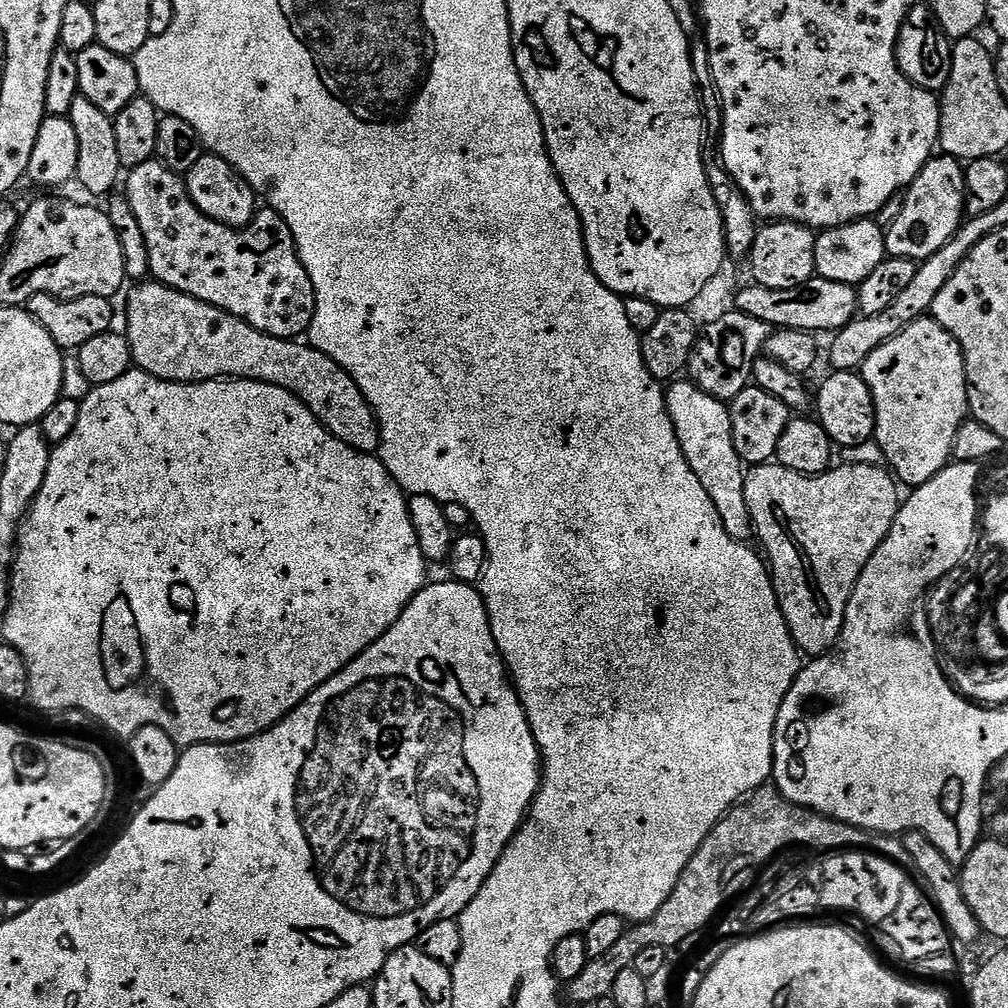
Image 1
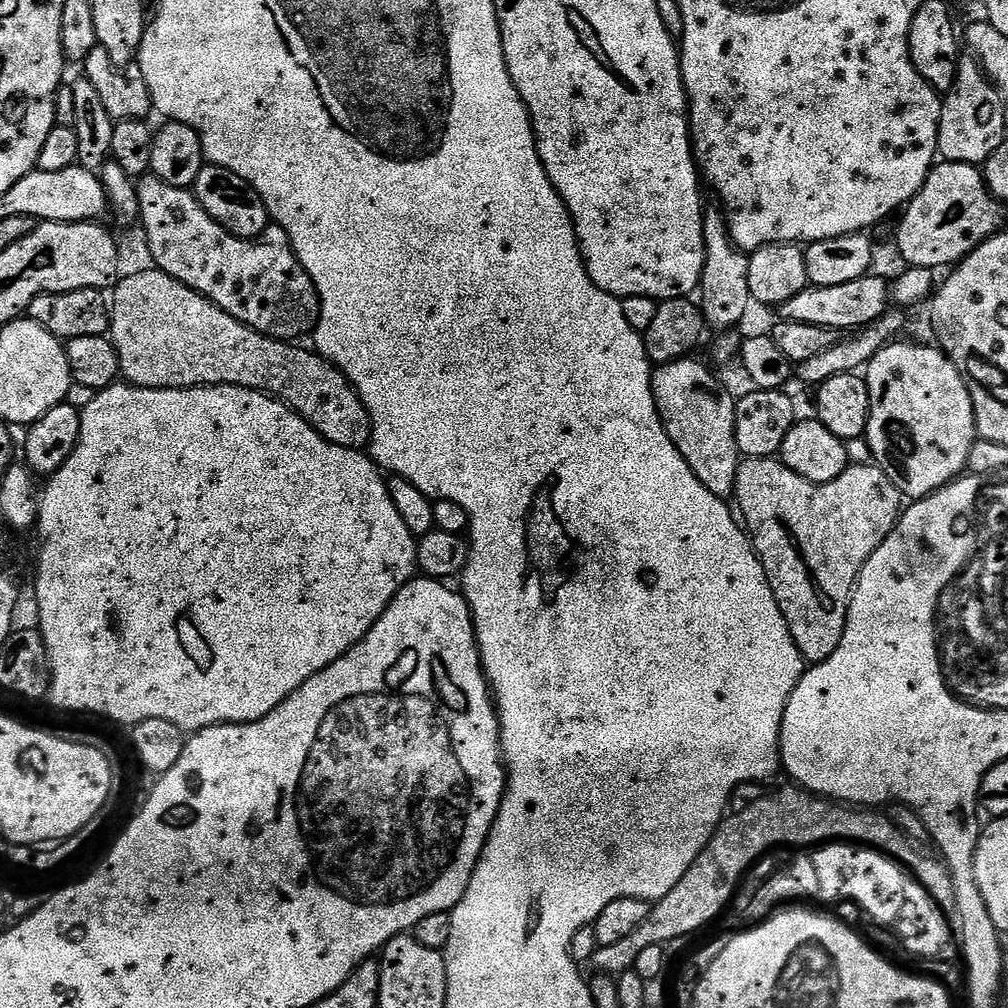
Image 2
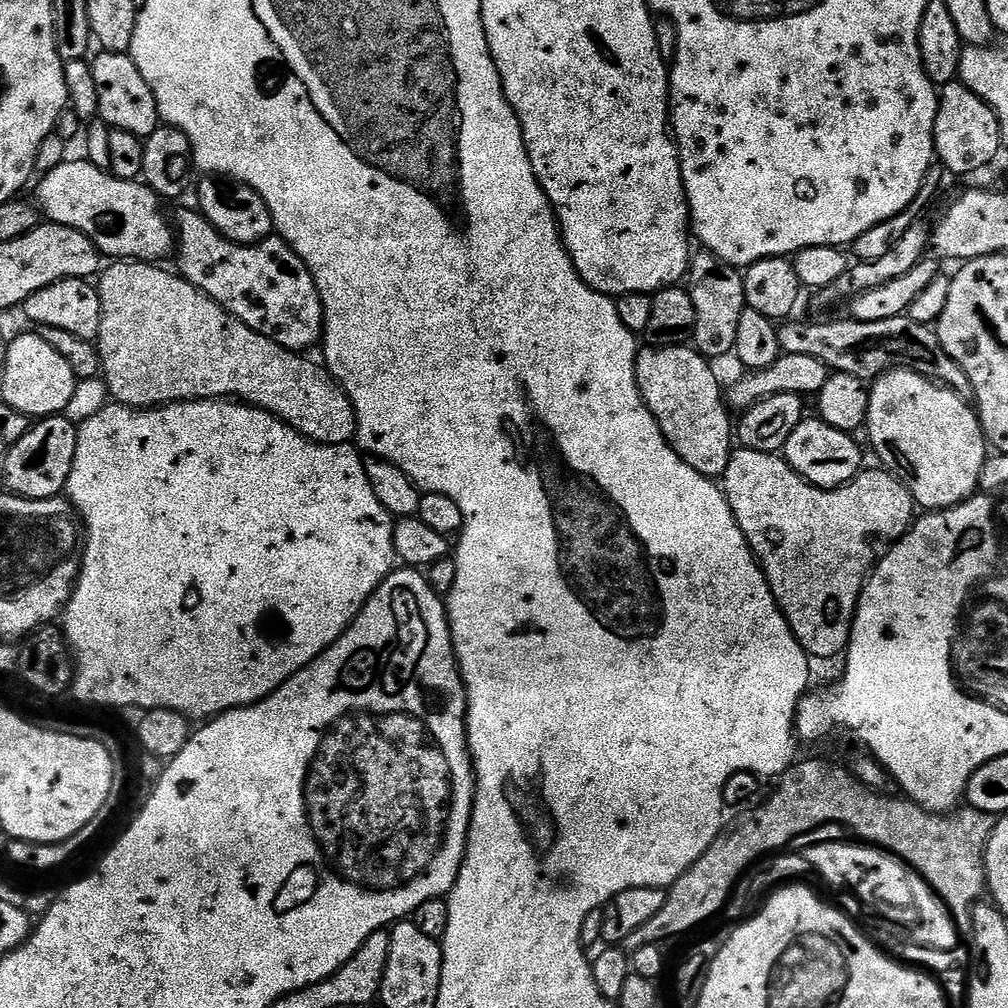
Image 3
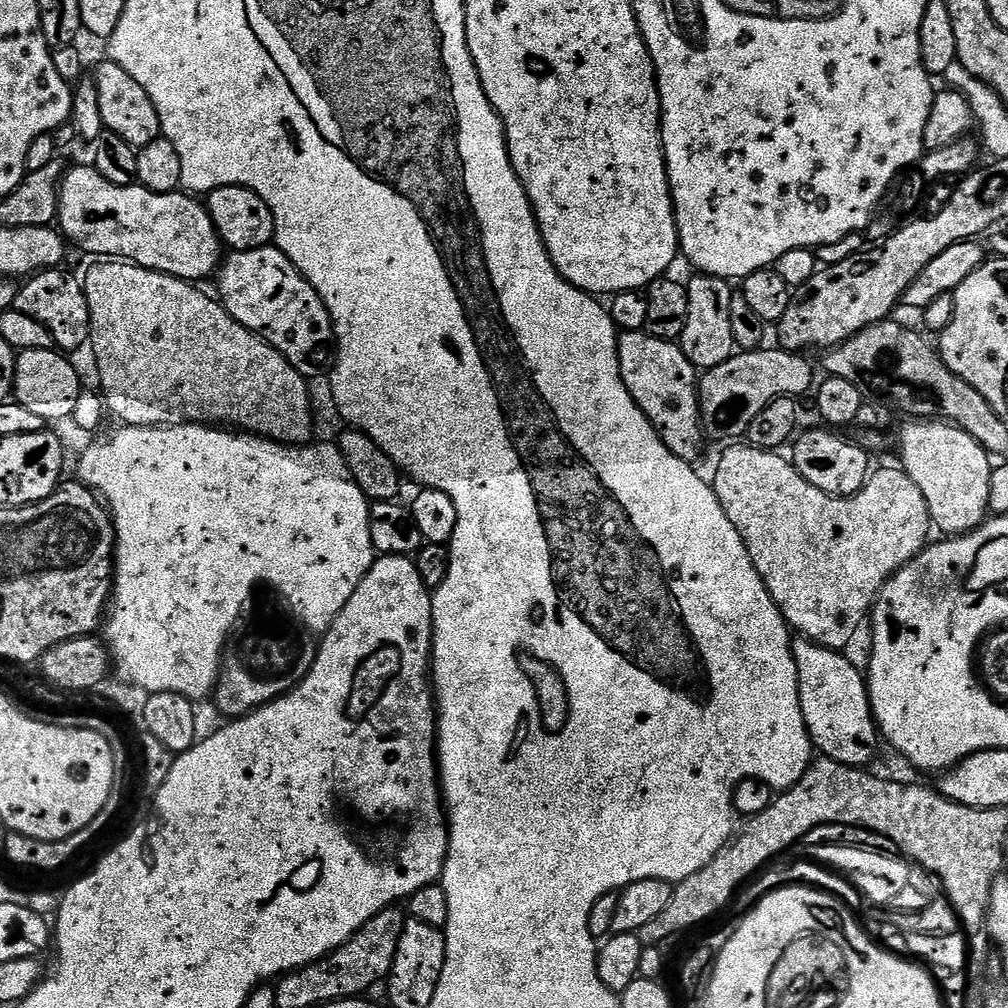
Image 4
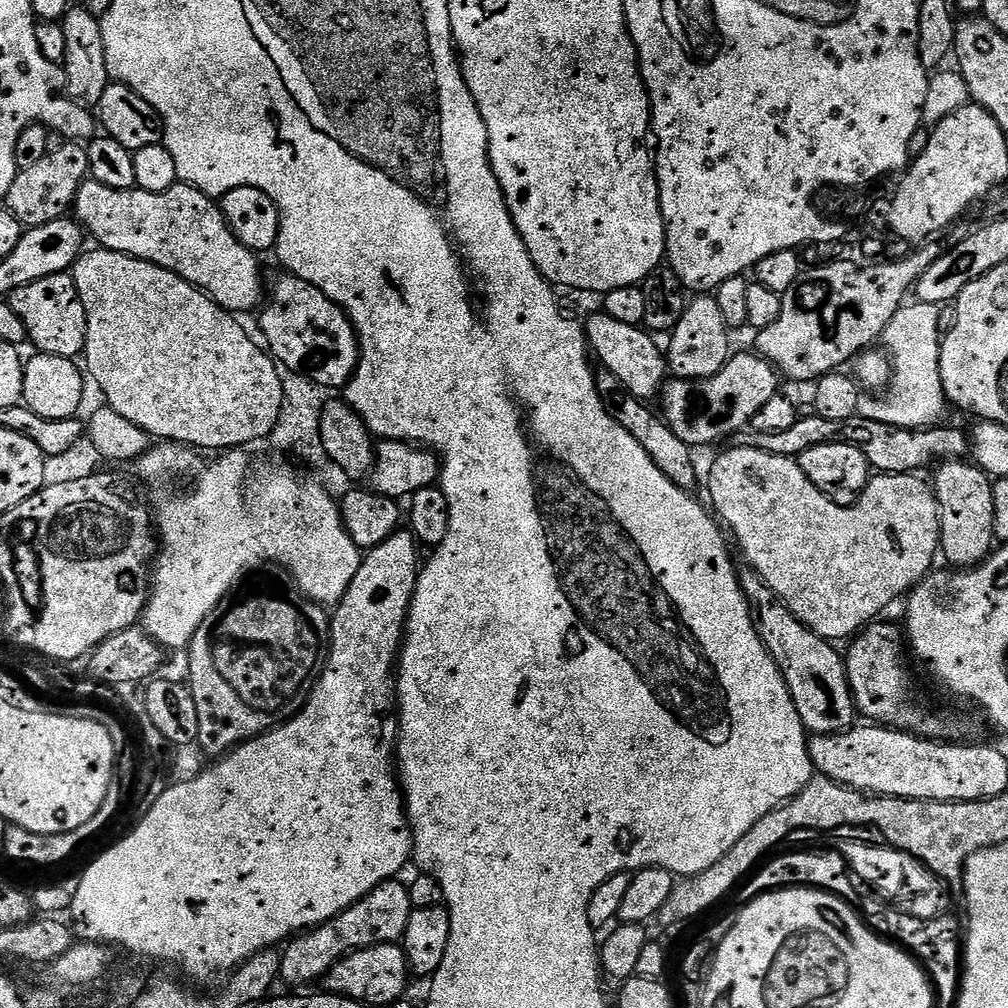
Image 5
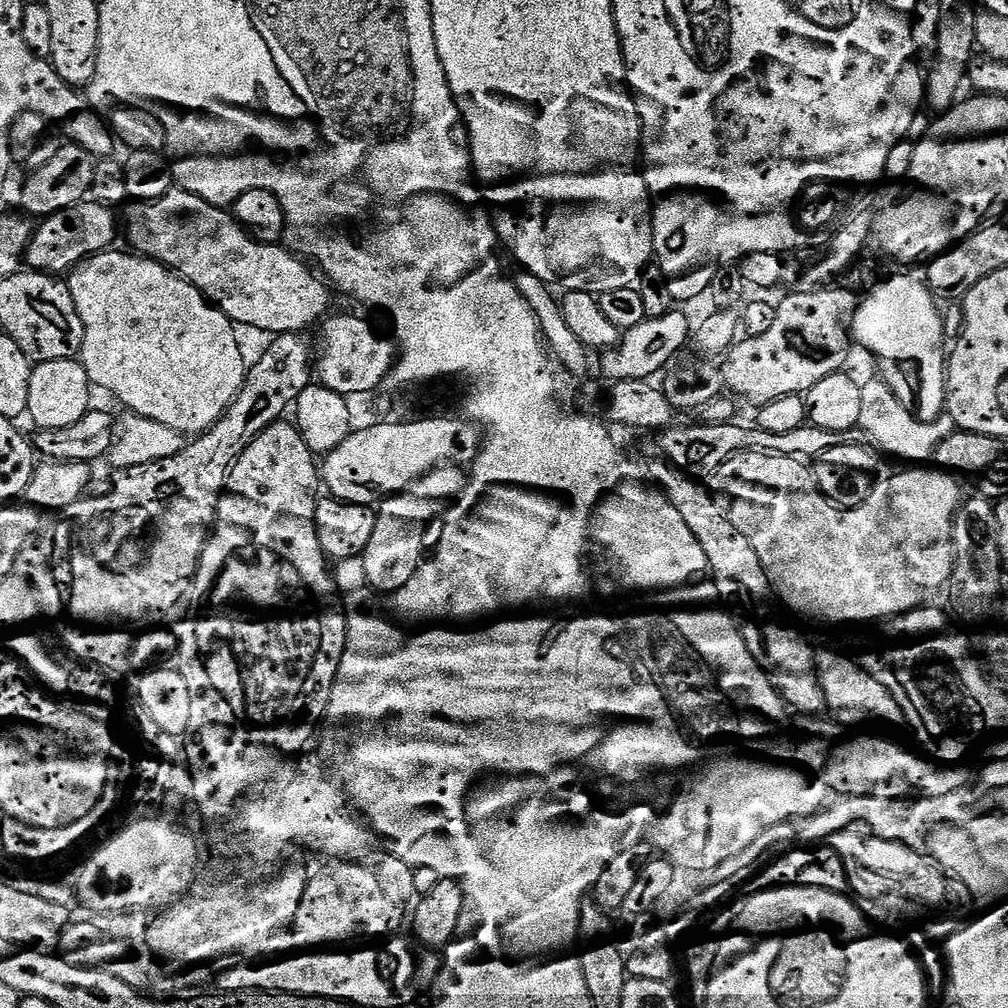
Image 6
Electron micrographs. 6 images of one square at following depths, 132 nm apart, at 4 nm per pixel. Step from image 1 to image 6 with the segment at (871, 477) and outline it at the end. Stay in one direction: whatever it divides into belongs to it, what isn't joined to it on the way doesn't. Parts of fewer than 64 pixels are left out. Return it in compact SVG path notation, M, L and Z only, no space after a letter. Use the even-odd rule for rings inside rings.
M739 452L731 456L728 461L714 473L714 481L737 504L730 508L730 515L734 526L746 538L750 538L750 546L754 546L766 574L772 579L772 586L776 595L793 613L801 612L812 620L825 620L832 626L847 626L865 622L883 622L893 616L901 616L903 612L911 612L913 608L921 607L927 596L932 596L943 584L947 585L952 579L952 568L956 564L956 546L952 543L952 528L956 525L956 511L962 503L960 484L955 475L944 470L936 472L900 472L889 480L881 479L872 485L872 492L856 508L842 508L826 499L816 484L816 478L811 467L808 468L803 459L794 456L777 456L770 452Z

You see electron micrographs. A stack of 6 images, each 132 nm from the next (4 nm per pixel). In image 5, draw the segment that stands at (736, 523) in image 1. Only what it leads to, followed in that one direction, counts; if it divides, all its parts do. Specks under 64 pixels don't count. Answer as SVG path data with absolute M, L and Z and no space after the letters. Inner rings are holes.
M597 310L589 318L588 324L583 325L583 329L599 367L605 372L614 374L614 378L622 382L627 392L645 402L652 402L655 396L657 399L661 395L666 377L669 375L668 362L661 345L659 348L652 341L655 340L653 333L635 324L618 322L618 318L610 318L610 314L603 310Z

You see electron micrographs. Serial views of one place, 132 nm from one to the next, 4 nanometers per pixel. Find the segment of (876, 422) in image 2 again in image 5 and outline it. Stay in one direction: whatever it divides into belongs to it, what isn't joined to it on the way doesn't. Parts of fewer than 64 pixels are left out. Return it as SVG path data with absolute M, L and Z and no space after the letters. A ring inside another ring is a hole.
M949 460L935 469L934 491L940 507L940 552L956 570L984 563L997 543L994 530L993 481L988 473L964 460Z

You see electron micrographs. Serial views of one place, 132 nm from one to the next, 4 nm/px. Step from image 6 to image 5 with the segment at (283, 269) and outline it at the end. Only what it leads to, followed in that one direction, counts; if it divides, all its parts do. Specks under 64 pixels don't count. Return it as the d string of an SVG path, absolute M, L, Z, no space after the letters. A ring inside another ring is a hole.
M89 178L76 195L74 216L85 233L97 240L95 243L99 247L145 260L178 274L183 280L205 292L218 307L227 312L241 314L240 312L248 312L251 308L259 309L265 299L266 280L264 284L264 276L260 273L261 257L242 246L238 238L234 238L219 203L188 184L177 182L165 192L144 192L137 187L114 190Z

